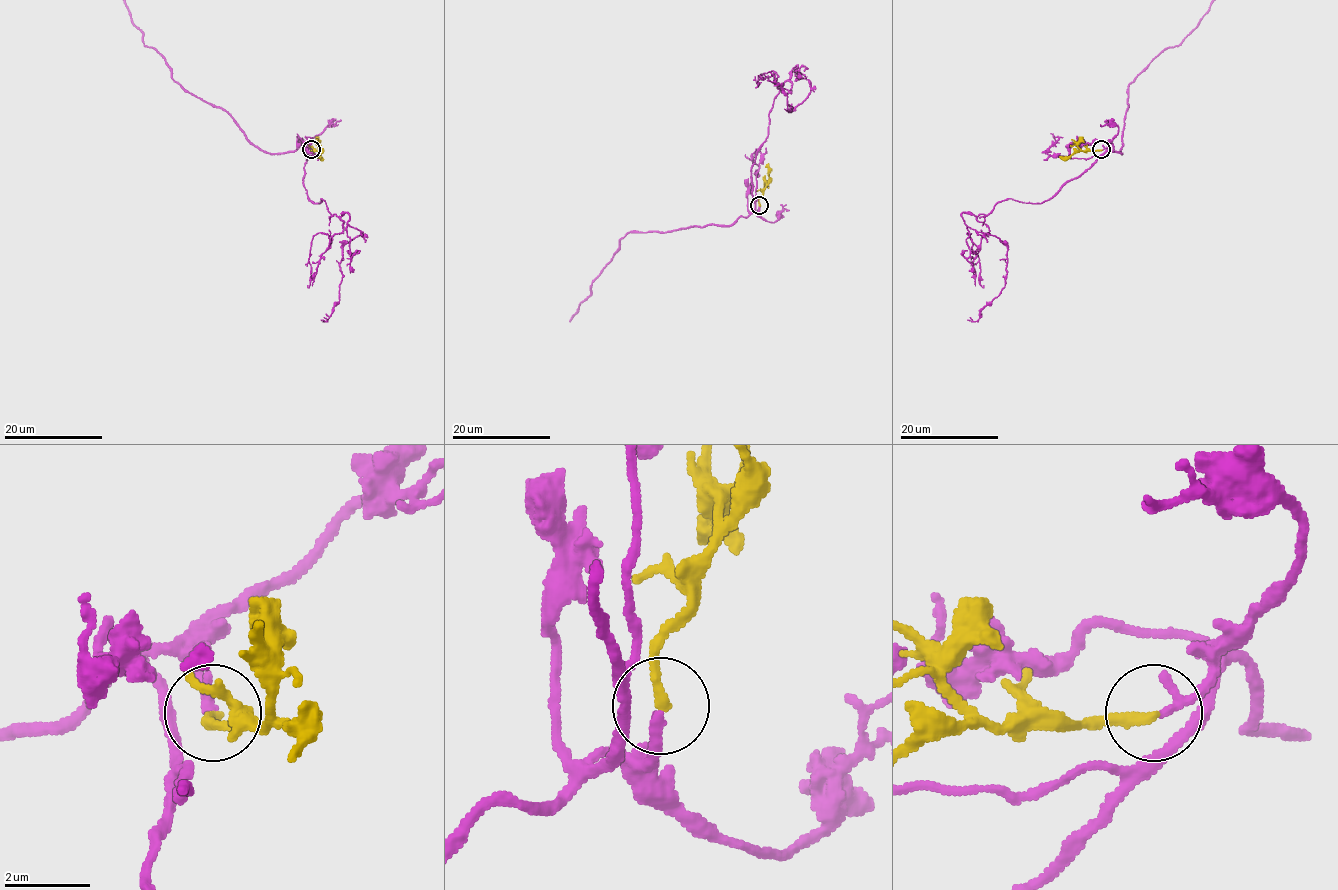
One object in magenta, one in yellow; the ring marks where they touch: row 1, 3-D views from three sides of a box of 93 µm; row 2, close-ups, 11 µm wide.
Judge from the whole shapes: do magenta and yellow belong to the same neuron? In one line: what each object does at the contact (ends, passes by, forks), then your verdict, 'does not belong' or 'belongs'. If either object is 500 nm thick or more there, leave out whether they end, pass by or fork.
magenta ends; yellow ends; belongs

